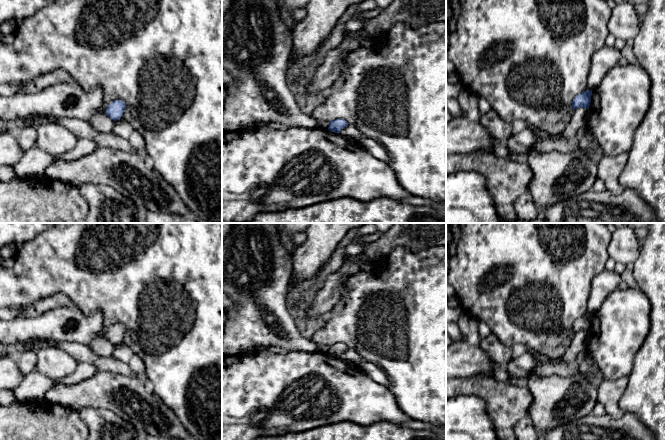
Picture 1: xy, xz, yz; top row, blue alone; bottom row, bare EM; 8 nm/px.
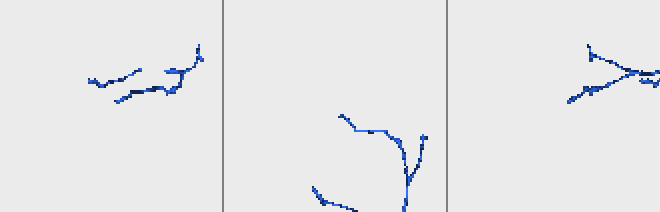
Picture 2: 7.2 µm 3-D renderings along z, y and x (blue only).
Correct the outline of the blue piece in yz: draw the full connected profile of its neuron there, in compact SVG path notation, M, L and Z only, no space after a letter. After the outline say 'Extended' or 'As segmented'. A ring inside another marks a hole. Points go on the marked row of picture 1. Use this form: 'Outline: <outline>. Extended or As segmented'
Outline: M589 90L577 95L572 101L572 108L574 110L580 107L588 109L591 103L591 95L592 91Z. As segmented

